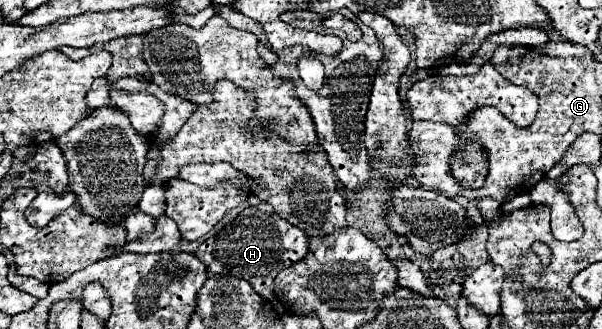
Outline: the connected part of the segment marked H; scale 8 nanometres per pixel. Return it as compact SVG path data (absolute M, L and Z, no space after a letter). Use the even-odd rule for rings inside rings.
M261 201L257 205L245 207L233 221L229 221L217 235L203 241L197 249L199 261L209 273L235 273L237 277L249 281L253 289L267 301L273 301L273 279L281 269L301 261L309 253L309 239L301 229L283 221L269 203Z

